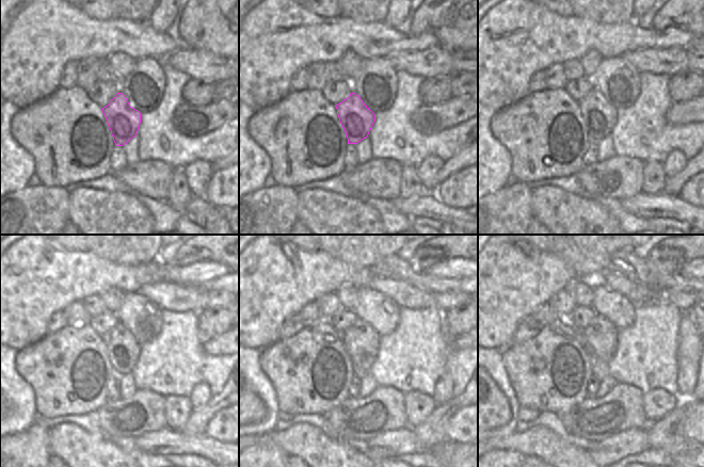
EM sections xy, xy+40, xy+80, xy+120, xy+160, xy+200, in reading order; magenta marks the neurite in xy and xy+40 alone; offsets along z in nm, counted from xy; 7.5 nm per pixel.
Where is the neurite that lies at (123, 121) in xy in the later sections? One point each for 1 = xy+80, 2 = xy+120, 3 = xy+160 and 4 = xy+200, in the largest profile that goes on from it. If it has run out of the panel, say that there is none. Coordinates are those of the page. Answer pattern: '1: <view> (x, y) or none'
1: xy+80 (600, 116)
2: xy+120 (123, 349)
3: xy+160 (362, 342)
4: xy+200 (600, 336)

